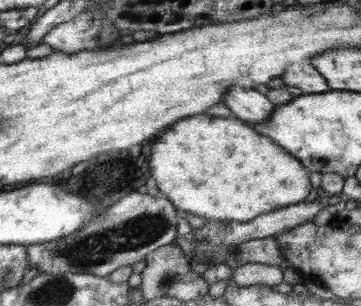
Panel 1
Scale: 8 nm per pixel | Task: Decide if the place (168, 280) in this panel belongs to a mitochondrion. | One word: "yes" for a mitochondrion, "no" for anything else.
yes

